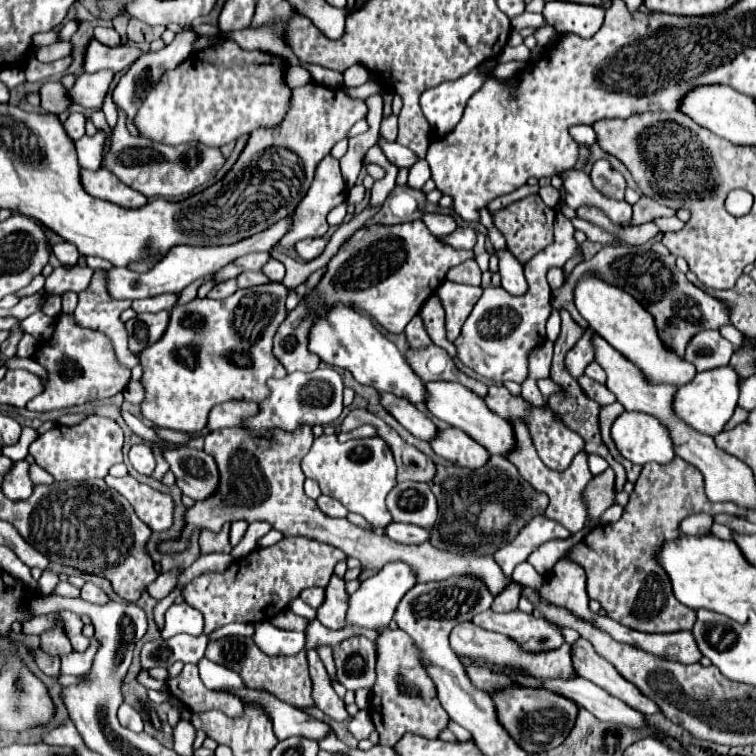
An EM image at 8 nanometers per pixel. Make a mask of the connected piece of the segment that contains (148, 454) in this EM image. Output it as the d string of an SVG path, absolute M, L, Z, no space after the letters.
M135 444L135 446L131 446L131 450L129 450L129 460L131 460L131 466L133 466L139 474L151 476L153 470L155 470L155 456L153 456L151 448L145 446L145 444Z

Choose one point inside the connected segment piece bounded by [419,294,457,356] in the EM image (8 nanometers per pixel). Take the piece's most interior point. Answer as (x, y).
(433, 315)

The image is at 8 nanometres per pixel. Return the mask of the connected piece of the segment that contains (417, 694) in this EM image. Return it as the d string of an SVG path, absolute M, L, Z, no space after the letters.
M379 628L377 632L377 682L373 686L373 700L369 712L379 734L379 744L395 746L397 740L401 740L407 732L423 738L439 738L439 732L445 730L449 724L449 716L447 712L443 712L443 706L439 704L435 682L425 672L417 644L399 628Z

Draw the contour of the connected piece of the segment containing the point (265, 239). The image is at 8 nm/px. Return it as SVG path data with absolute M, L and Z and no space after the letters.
M293 212L287 214L283 220L279 220L277 224L273 224L271 228L267 228L267 230L255 234L255 236L249 236L249 238L245 238L241 242L229 244L229 246L175 246L175 248L171 248L171 252L167 252L165 260L159 262L147 274L137 274L137 272L131 272L129 268L107 270L107 278L109 278L107 280L107 288L109 288L111 296L115 296L115 298L129 298L129 300L149 298L149 296L157 296L157 294L163 294L163 292L179 294L193 280L221 270L225 264L233 262L235 258L239 258L243 254L269 252L287 234L287 230L291 230L291 224L293 224Z

